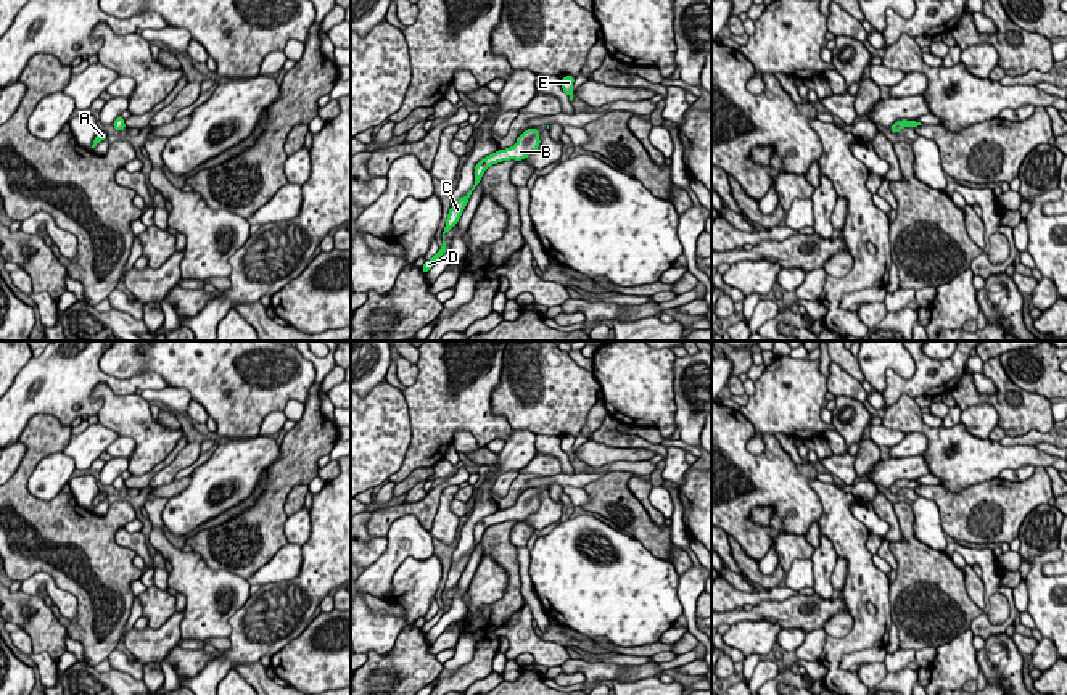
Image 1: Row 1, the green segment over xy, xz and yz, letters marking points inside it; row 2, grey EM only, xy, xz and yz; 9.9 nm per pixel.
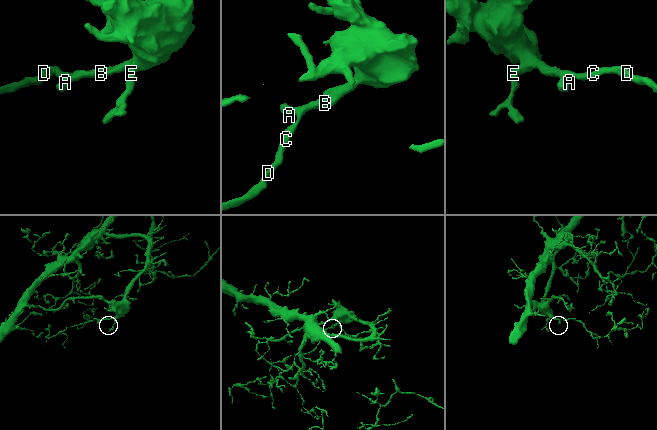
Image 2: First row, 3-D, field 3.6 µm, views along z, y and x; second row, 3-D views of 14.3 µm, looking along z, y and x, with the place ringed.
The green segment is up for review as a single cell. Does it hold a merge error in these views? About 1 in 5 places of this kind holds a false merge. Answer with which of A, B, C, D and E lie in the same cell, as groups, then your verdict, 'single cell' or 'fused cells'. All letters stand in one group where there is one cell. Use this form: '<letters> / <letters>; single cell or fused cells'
A B C D E; single cell

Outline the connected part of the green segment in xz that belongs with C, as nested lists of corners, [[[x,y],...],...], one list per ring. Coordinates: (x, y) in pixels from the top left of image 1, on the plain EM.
[[[533,487],[533,489],[528,489],[528,491],[525,491],[523,494],[520,494],[518,499],[517,499],[517,504],[515,504],[513,507],[505,508],[505,510],[497,510],[496,513],[492,513],[492,515],[483,518],[483,520],[475,526],[475,545],[473,545],[473,549],[472,549],[463,558],[460,558],[457,563],[454,563],[454,565],[451,566],[451,570],[449,570],[449,573],[447,573],[444,592],[443,592],[443,607],[438,610],[438,613],[436,613],[430,621],[425,621],[425,624],[423,624],[423,627],[422,627],[422,632],[423,632],[423,634],[428,634],[428,631],[430,631],[430,629],[441,619],[441,616],[447,611],[447,605],[446,605],[446,602],[444,602],[444,594],[449,592],[454,586],[457,586],[457,582],[459,582],[459,579],[460,579],[460,576],[462,576],[462,573],[463,573],[463,570],[465,570],[465,566],[467,566],[467,563],[468,563],[468,560],[470,560],[470,555],[472,555],[472,552],[475,550],[475,547],[480,544],[480,541],[481,541],[484,531],[486,531],[488,528],[491,528],[492,524],[497,524],[497,523],[502,523],[502,521],[510,521],[510,520],[523,521],[525,518],[528,518],[529,515],[533,515],[533,513],[539,508],[539,505],[541,505],[539,491],[538,491],[536,487]]]

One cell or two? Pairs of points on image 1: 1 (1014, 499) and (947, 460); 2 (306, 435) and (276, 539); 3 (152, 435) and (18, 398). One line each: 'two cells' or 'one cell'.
1: two cells
2: one cell
3: two cells

